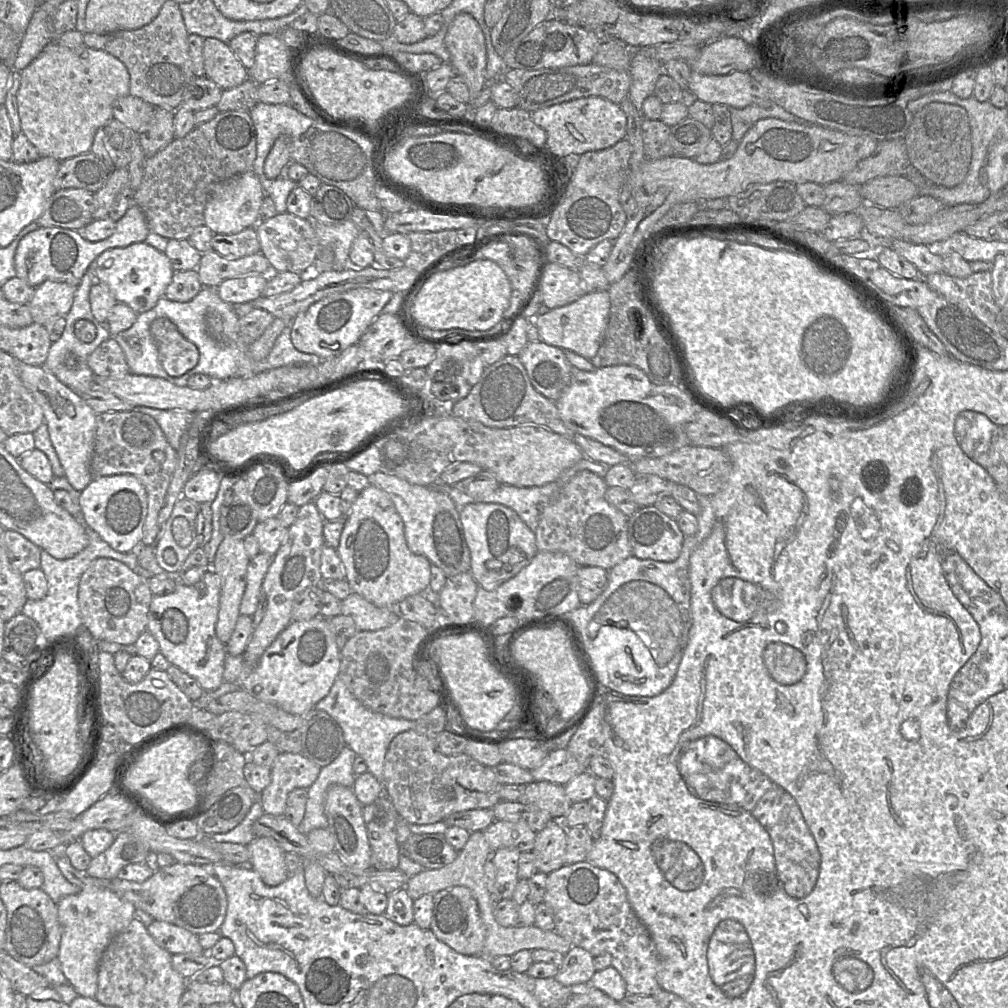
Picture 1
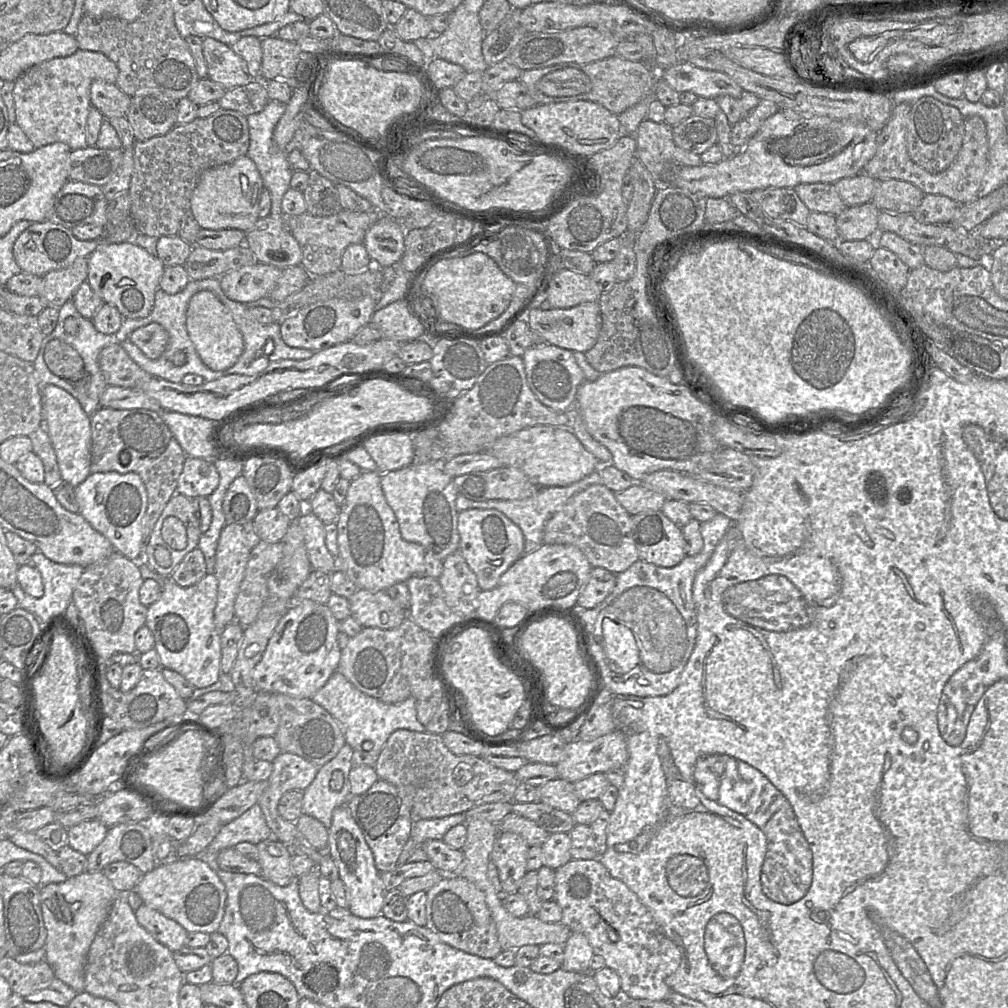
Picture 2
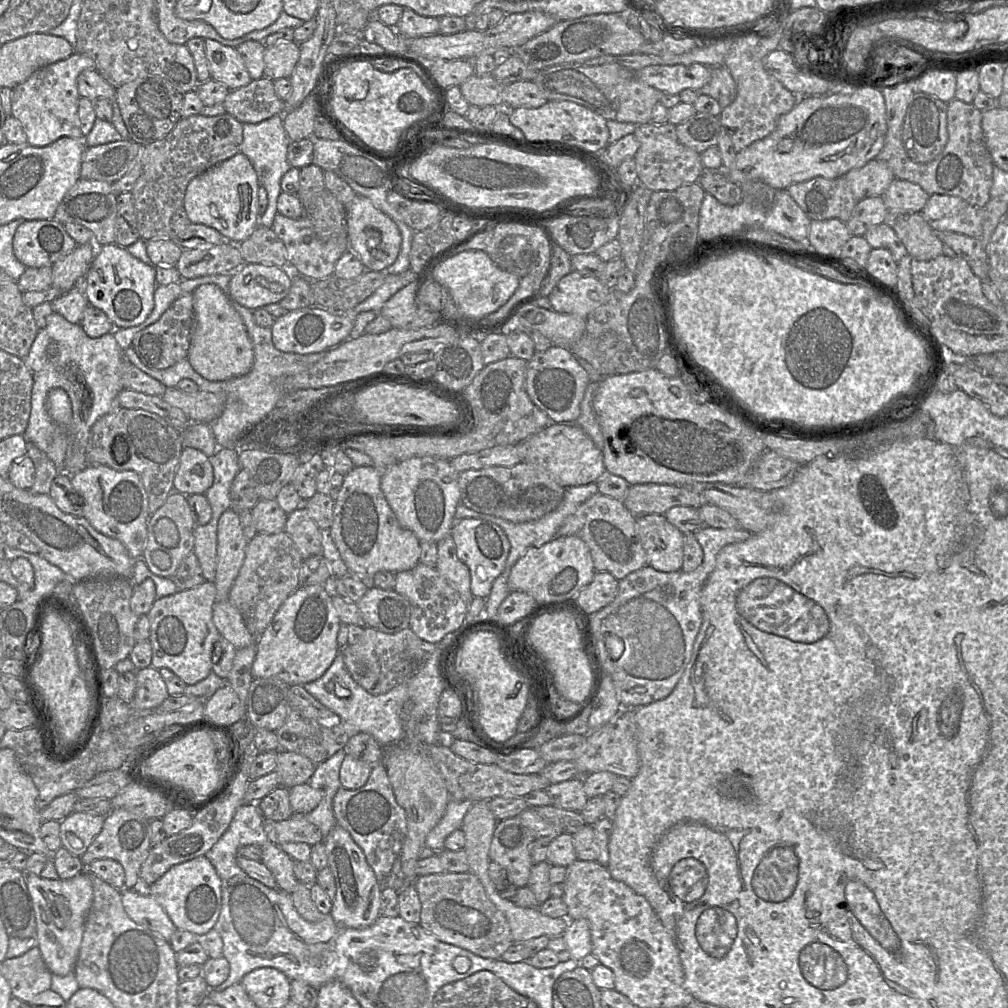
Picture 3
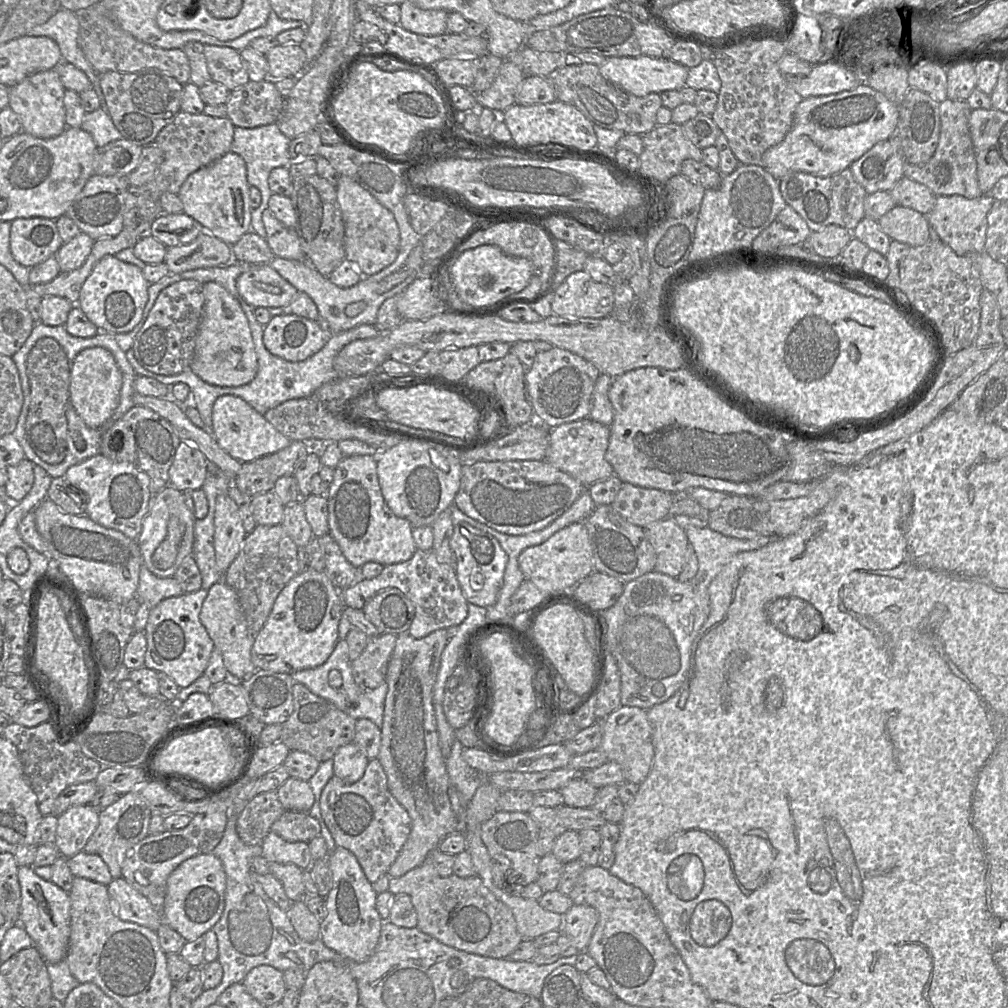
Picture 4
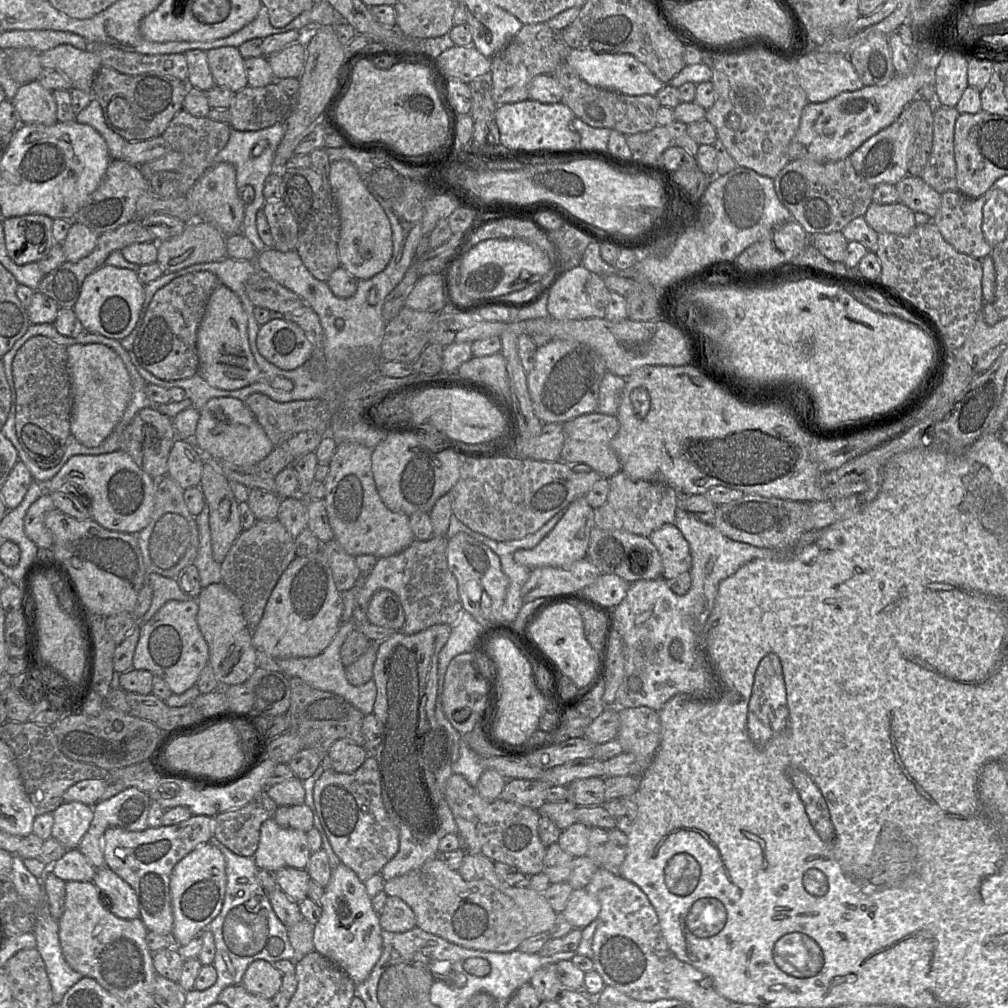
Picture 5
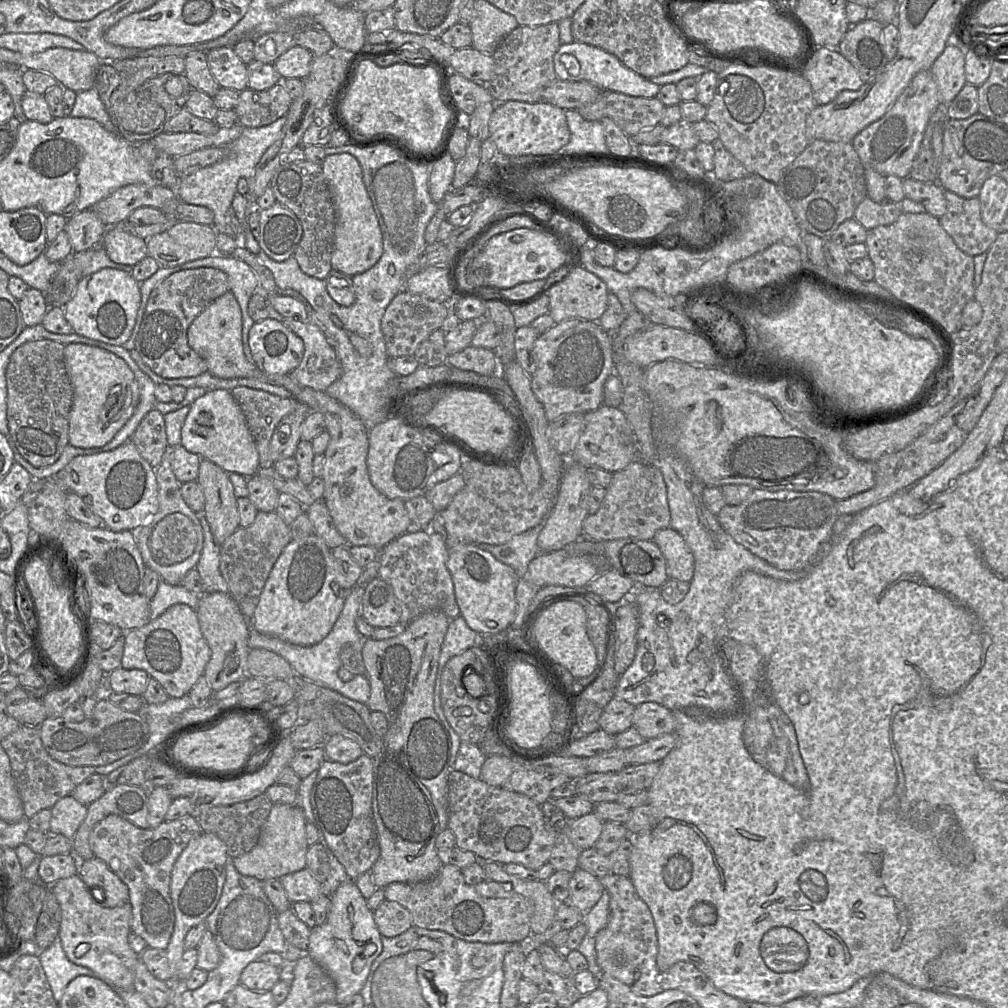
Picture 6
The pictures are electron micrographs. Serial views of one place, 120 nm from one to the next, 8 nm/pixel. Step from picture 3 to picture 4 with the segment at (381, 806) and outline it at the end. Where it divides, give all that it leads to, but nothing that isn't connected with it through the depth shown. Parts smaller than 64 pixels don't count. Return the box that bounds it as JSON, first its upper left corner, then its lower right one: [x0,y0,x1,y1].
[320,758,411,883]

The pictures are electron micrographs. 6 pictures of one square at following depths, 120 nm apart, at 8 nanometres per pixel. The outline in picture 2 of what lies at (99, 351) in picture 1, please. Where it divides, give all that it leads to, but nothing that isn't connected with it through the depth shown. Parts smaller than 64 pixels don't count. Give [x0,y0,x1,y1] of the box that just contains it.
[98,342,152,389]

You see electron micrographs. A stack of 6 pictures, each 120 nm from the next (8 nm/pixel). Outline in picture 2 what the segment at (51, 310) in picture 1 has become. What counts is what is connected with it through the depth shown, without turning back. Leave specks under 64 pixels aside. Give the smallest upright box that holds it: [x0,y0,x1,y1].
[38,257,88,309]

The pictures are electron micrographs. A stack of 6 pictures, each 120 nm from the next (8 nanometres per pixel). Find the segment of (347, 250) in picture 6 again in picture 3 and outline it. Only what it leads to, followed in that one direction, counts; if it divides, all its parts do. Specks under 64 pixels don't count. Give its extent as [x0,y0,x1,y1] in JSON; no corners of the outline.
[344,194,402,271]

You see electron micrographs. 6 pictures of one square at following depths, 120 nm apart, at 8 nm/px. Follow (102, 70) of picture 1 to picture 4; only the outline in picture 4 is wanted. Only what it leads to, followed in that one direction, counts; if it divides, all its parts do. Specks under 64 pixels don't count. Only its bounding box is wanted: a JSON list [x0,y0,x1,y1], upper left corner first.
[8,69,66,139]

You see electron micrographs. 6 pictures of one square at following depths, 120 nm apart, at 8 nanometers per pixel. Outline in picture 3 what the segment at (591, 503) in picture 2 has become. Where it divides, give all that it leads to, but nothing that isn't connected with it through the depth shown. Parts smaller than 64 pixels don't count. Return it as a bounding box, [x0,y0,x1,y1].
[557,492,647,580]

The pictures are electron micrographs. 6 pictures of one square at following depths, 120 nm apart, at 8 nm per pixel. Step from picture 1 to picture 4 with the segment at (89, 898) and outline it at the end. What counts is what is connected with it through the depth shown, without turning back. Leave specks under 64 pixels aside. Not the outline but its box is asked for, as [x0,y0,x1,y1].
[18,866,70,964]

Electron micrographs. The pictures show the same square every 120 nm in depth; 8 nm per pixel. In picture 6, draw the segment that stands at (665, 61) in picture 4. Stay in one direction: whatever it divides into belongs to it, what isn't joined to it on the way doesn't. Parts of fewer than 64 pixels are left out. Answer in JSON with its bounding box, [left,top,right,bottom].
[553,43,660,98]

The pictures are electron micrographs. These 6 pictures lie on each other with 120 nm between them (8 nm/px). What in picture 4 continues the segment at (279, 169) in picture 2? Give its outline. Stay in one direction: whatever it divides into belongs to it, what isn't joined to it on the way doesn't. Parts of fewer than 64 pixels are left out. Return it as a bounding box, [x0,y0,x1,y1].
[230,123,292,239]

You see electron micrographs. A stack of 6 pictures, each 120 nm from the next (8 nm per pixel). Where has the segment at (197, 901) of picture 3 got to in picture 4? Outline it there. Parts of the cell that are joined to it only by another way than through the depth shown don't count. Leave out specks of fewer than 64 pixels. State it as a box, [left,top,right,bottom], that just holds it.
[162,853,226,942]

